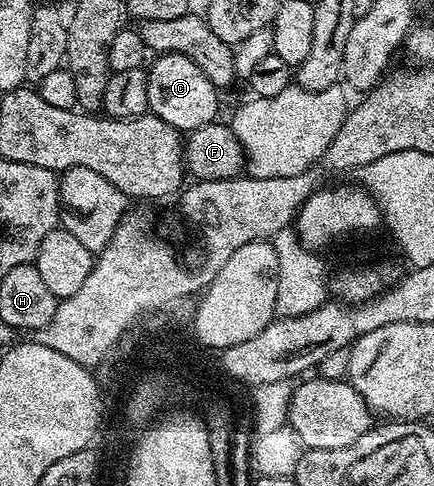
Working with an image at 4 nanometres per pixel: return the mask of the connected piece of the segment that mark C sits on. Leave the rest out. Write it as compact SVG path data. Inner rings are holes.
M163 53L154 56L152 61L146 75L148 112L152 116L163 119L163 123L178 131L192 131L218 120L219 91L211 79L207 79L207 75L203 75L203 71L191 63L191 59L178 53Z

